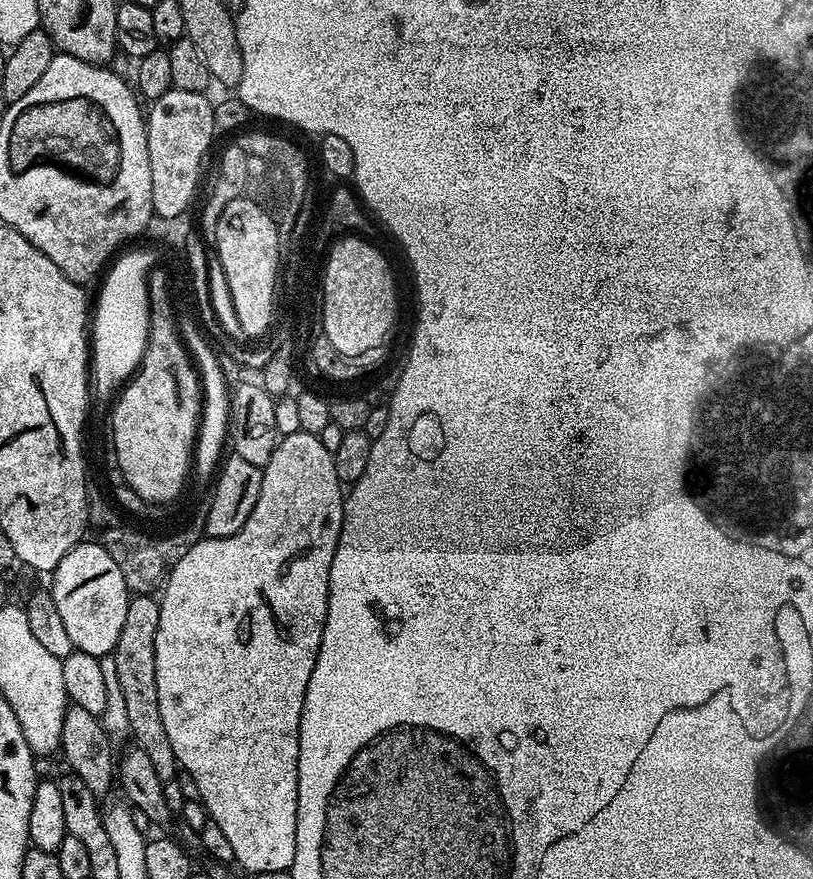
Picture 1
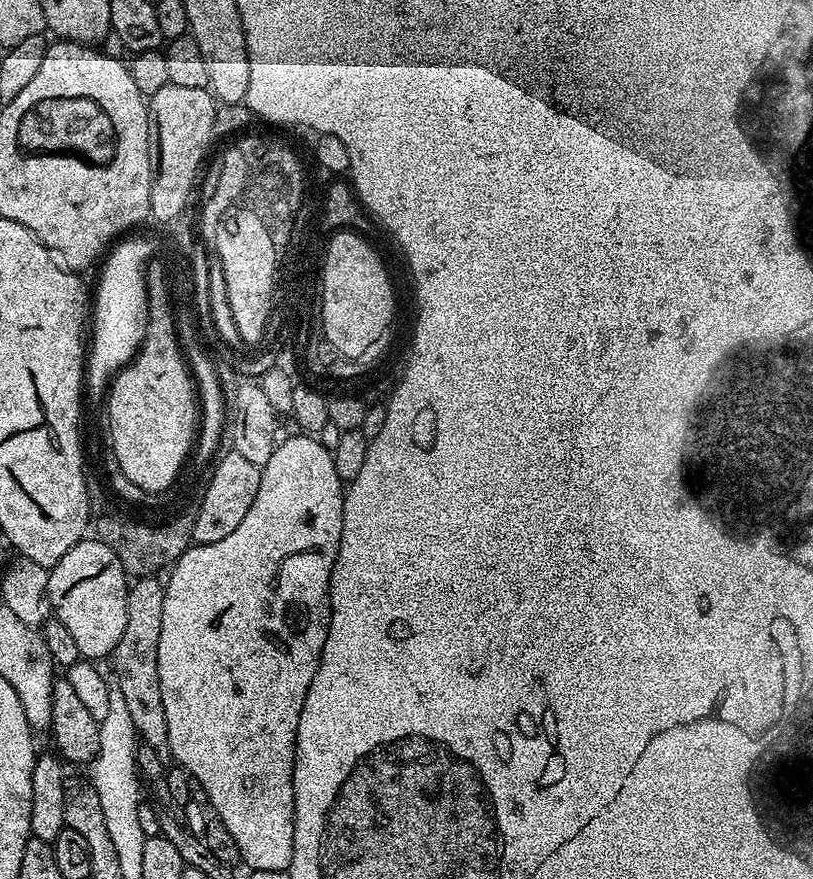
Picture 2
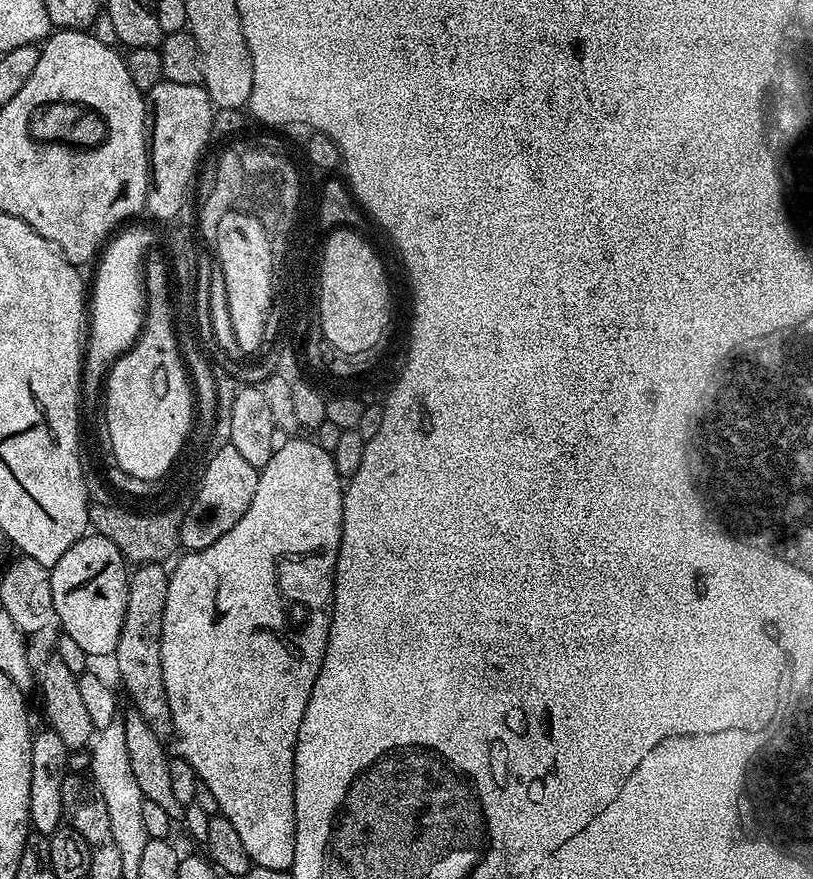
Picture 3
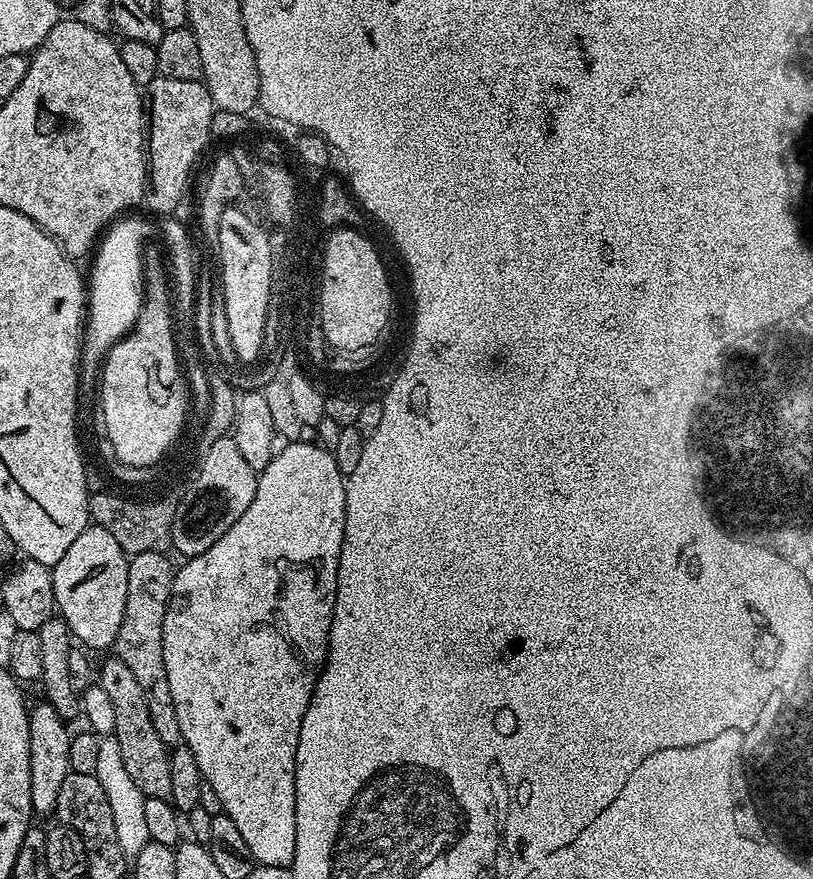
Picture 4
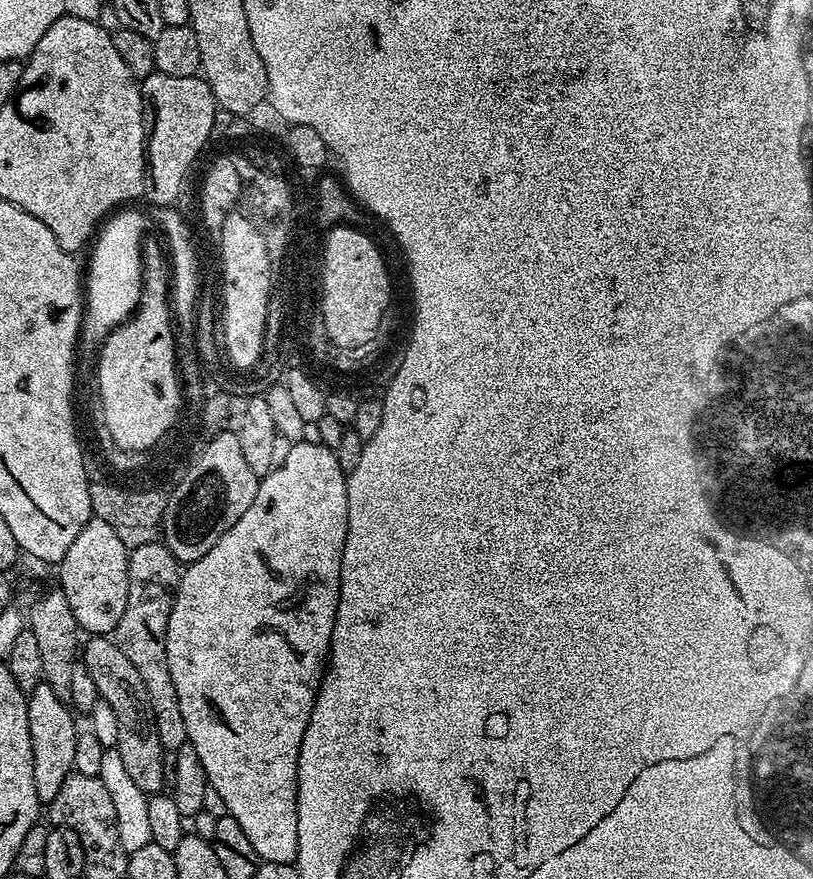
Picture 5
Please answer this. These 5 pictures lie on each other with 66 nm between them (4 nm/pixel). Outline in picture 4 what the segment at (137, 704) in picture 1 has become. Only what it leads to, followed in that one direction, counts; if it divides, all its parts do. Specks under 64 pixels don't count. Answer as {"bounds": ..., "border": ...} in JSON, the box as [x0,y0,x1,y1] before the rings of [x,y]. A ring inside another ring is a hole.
{"bounds":[114,552,181,746],"border":[[[143,552],[129,559],[126,610],[122,614],[122,626],[118,630],[114,652],[122,662],[126,662],[126,666],[130,666],[134,678],[138,678],[138,686],[142,686],[144,691],[150,722],[154,722],[158,738],[162,738],[164,744],[176,746],[181,743],[178,710],[174,710],[174,698],[170,698],[170,682],[166,678],[166,662],[162,654],[162,634],[174,575],[174,564],[168,558],[163,552]]]}

